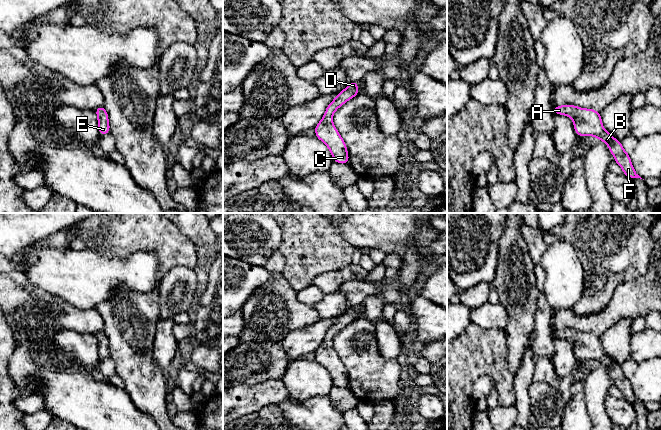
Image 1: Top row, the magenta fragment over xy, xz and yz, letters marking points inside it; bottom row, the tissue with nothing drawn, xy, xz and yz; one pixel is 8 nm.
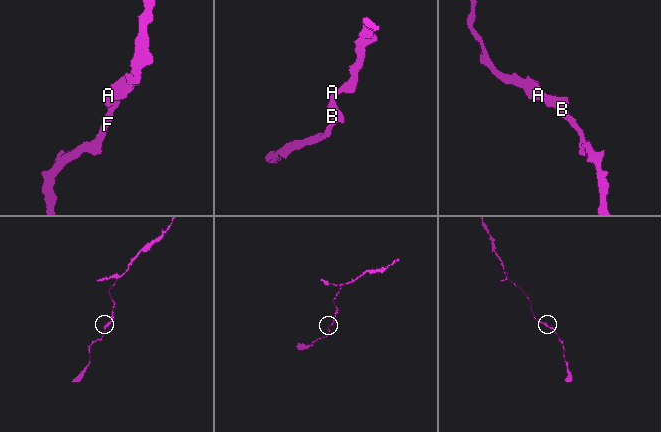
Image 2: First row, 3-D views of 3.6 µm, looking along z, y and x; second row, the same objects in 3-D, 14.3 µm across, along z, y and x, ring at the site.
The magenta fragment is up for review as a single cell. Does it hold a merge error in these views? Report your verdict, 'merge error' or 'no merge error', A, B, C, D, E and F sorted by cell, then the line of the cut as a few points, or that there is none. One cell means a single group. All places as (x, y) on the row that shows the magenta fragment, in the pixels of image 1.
no merge error; A B C D E F; no cut

